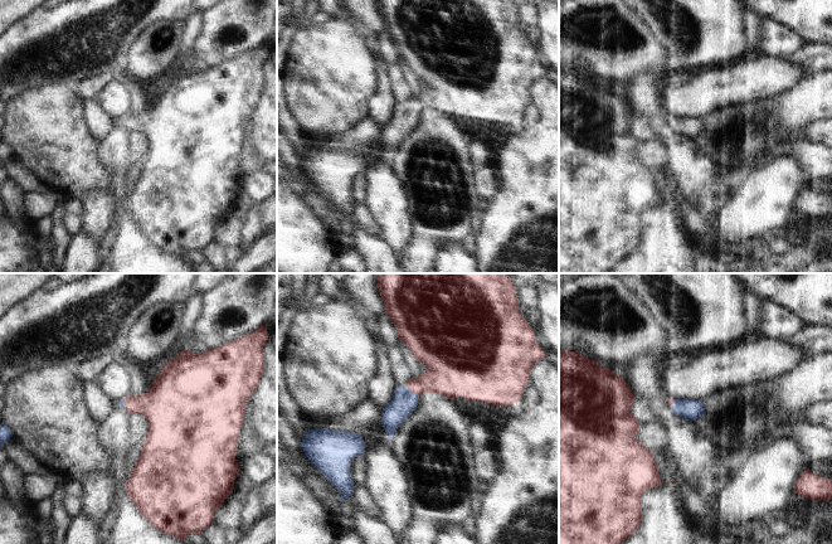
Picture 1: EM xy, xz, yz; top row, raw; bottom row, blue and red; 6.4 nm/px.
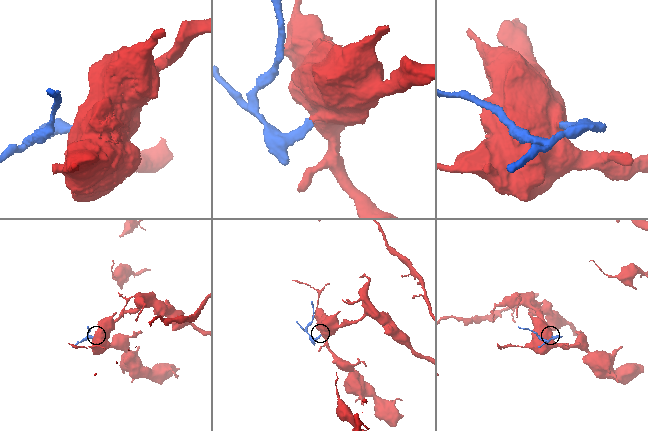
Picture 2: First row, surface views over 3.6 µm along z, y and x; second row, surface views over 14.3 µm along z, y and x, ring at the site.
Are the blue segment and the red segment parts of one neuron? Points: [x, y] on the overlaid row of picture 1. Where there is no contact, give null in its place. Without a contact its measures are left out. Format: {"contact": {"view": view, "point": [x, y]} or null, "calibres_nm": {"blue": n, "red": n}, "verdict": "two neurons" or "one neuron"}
{"contact": {"view": "xz", "point": [410, 390]}, "calibres_nm": {"blue": 160, "red": 260}, "verdict": "one neuron"}

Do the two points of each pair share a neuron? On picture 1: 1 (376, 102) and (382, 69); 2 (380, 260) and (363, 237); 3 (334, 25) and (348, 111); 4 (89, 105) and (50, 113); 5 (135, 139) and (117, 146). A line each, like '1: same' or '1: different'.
1: same
2: same
3: same
4: different
5: different

